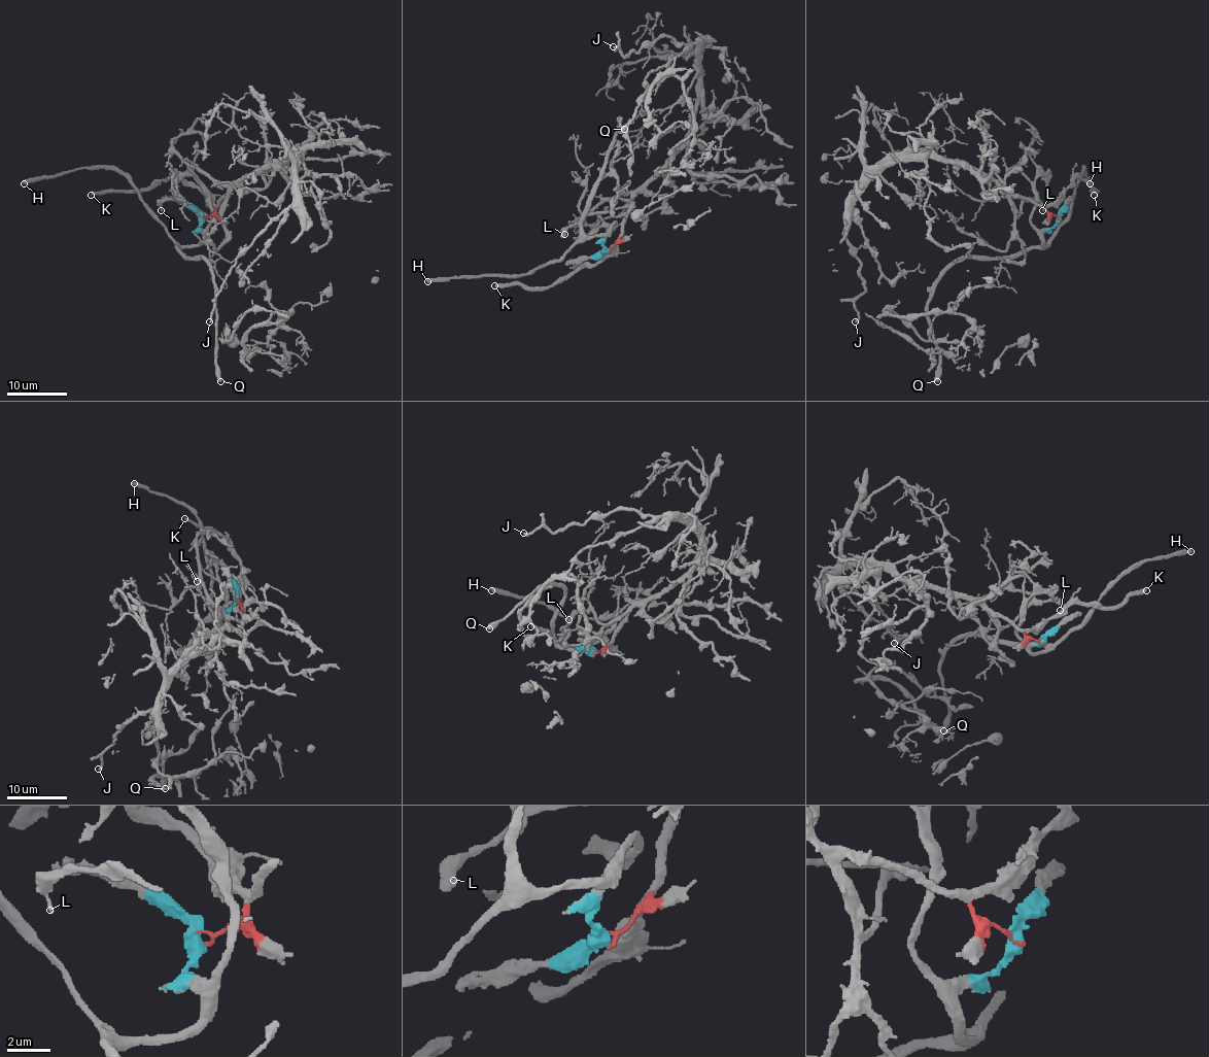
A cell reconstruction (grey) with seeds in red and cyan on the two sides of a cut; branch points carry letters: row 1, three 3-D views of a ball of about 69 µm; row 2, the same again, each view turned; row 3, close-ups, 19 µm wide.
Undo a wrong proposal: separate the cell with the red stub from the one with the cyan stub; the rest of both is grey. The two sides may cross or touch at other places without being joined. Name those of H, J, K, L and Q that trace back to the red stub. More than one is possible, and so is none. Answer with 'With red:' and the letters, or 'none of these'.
With red: J, K, L

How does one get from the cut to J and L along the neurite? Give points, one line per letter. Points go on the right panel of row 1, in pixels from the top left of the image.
J: (1057, 216), (938, 155), (892, 158), (852, 203), (845, 226), (865, 288), (855, 302), (855, 321)
L: (1057, 216), (1042, 206), (1010, 197), (1016, 216), (1026, 200), (1036, 200), (1043, 206), (1042, 210)

